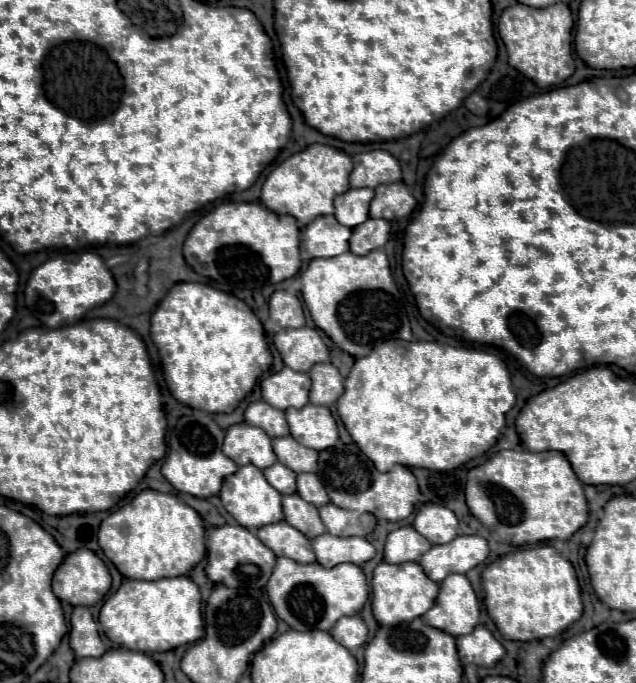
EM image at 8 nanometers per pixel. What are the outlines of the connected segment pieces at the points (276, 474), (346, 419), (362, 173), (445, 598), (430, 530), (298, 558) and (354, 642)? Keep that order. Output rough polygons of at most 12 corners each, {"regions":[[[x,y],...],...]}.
{"regions":[[[282,463],[264,469],[282,495],[296,493],[296,475]],[[396,339],[336,407],[378,471],[452,471],[514,401],[500,357]],[[388,151],[352,157],[350,187],[378,187],[402,179]],[[466,575],[440,583],[430,627],[454,637],[474,631],[478,599]],[[444,505],[420,507],[412,525],[432,545],[458,535]],[[286,521],[256,531],[278,557],[314,563],[310,539]],[[342,617],[330,635],[346,649],[366,643],[362,617]]]}

